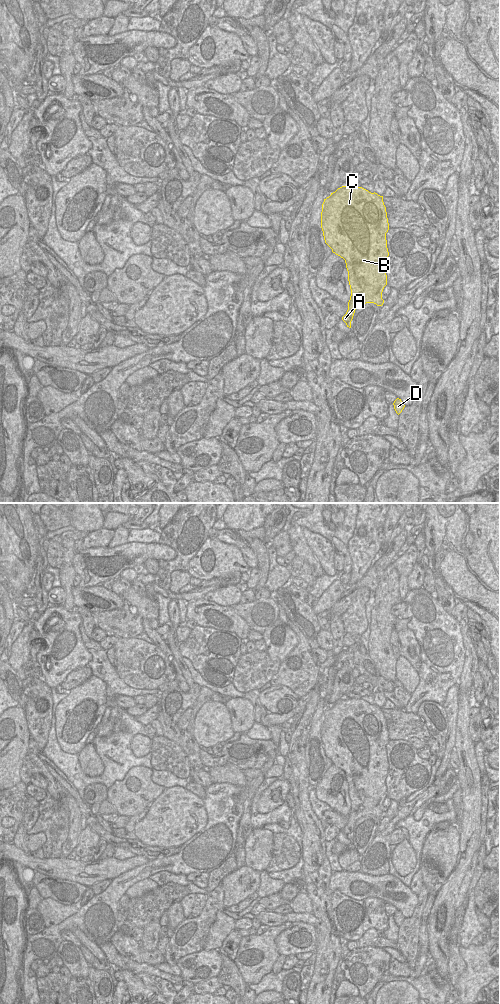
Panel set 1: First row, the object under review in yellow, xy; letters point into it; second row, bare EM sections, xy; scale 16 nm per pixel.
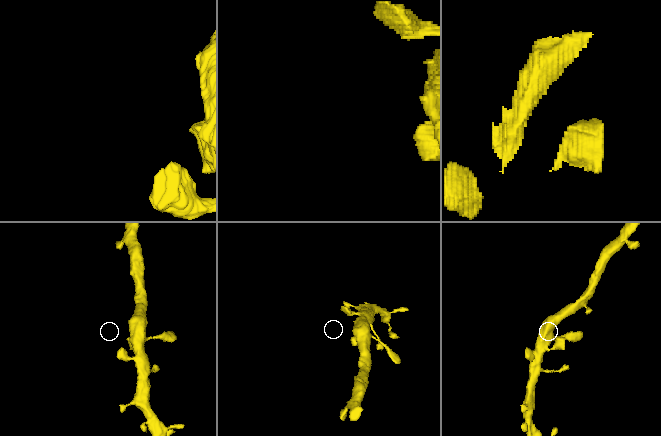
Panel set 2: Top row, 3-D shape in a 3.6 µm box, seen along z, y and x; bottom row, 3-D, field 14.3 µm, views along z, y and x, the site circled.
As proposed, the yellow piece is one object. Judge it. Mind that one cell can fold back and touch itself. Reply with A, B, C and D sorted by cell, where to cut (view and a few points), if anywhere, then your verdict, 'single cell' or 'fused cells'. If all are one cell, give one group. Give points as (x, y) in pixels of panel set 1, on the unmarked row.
A B C D; no cut; single cell

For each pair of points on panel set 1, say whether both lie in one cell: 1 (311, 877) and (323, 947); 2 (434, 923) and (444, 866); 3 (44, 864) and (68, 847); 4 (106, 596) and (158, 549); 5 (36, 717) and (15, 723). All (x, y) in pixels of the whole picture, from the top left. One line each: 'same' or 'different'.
1: same
2: different
3: different
4: different
5: different

